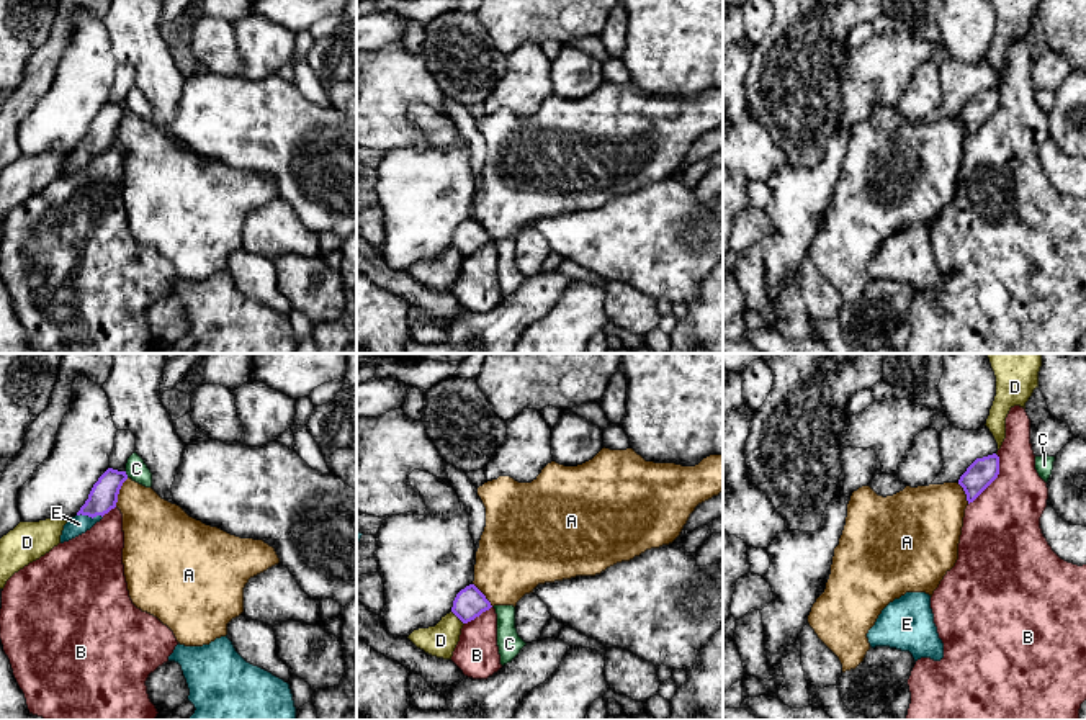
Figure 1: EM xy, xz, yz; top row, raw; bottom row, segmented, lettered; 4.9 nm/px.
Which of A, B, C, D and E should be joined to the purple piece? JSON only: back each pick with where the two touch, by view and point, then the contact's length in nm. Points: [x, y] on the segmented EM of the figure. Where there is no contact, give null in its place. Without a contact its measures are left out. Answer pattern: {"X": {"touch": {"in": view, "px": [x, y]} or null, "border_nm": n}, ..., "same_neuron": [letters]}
{"E": {"touch": {"in": "xy", "px": [90, 516]}, "border_nm": 130}, "same_neuron": ["E"]}

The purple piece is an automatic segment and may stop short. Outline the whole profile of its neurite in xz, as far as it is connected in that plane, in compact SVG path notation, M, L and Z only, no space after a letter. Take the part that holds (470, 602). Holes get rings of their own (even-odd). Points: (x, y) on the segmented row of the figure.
M469 584L456 594L451 612L463 623L468 623L479 617L482 612L489 610L491 607L492 605L486 599L486 596L474 584Z

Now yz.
M996 453L976 458L960 476L958 484L973 502L999 475L999 457Z

